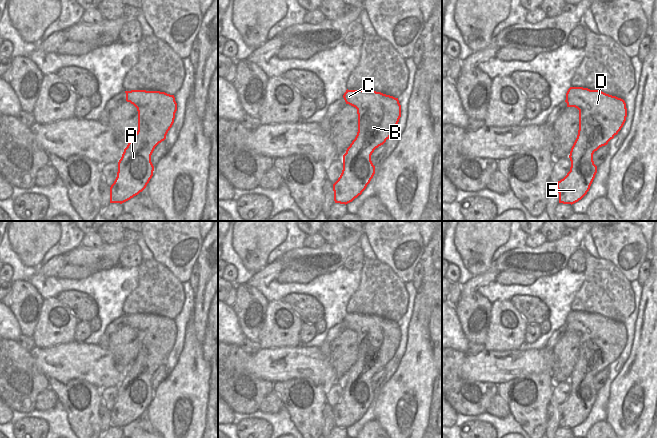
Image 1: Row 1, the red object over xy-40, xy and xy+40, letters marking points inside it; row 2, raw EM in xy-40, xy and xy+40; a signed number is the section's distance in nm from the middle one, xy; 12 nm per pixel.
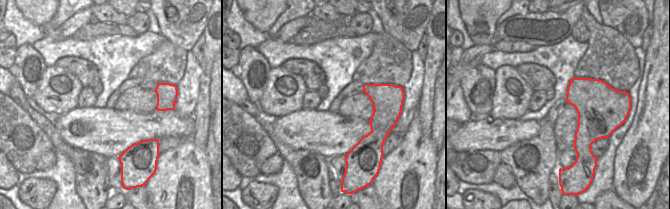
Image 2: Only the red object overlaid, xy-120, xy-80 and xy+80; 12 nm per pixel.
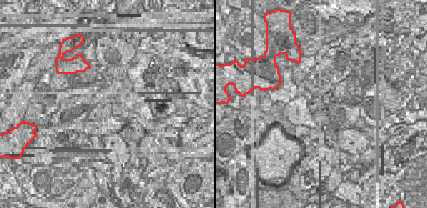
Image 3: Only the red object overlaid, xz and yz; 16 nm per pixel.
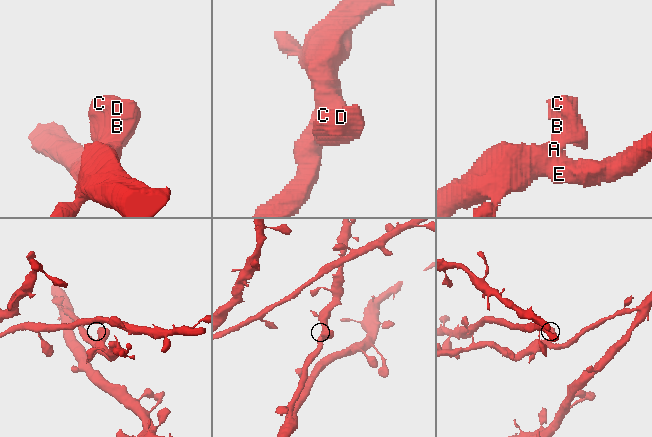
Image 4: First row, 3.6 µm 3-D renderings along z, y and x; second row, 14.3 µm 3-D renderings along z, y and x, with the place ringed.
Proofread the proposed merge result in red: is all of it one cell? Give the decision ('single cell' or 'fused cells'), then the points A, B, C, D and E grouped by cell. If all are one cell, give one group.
single cell; A B C D E

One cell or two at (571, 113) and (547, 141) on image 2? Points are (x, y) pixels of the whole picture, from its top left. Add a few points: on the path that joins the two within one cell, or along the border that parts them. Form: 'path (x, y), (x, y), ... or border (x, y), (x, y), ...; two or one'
border (553, 124), (554, 144), (558, 152); two

